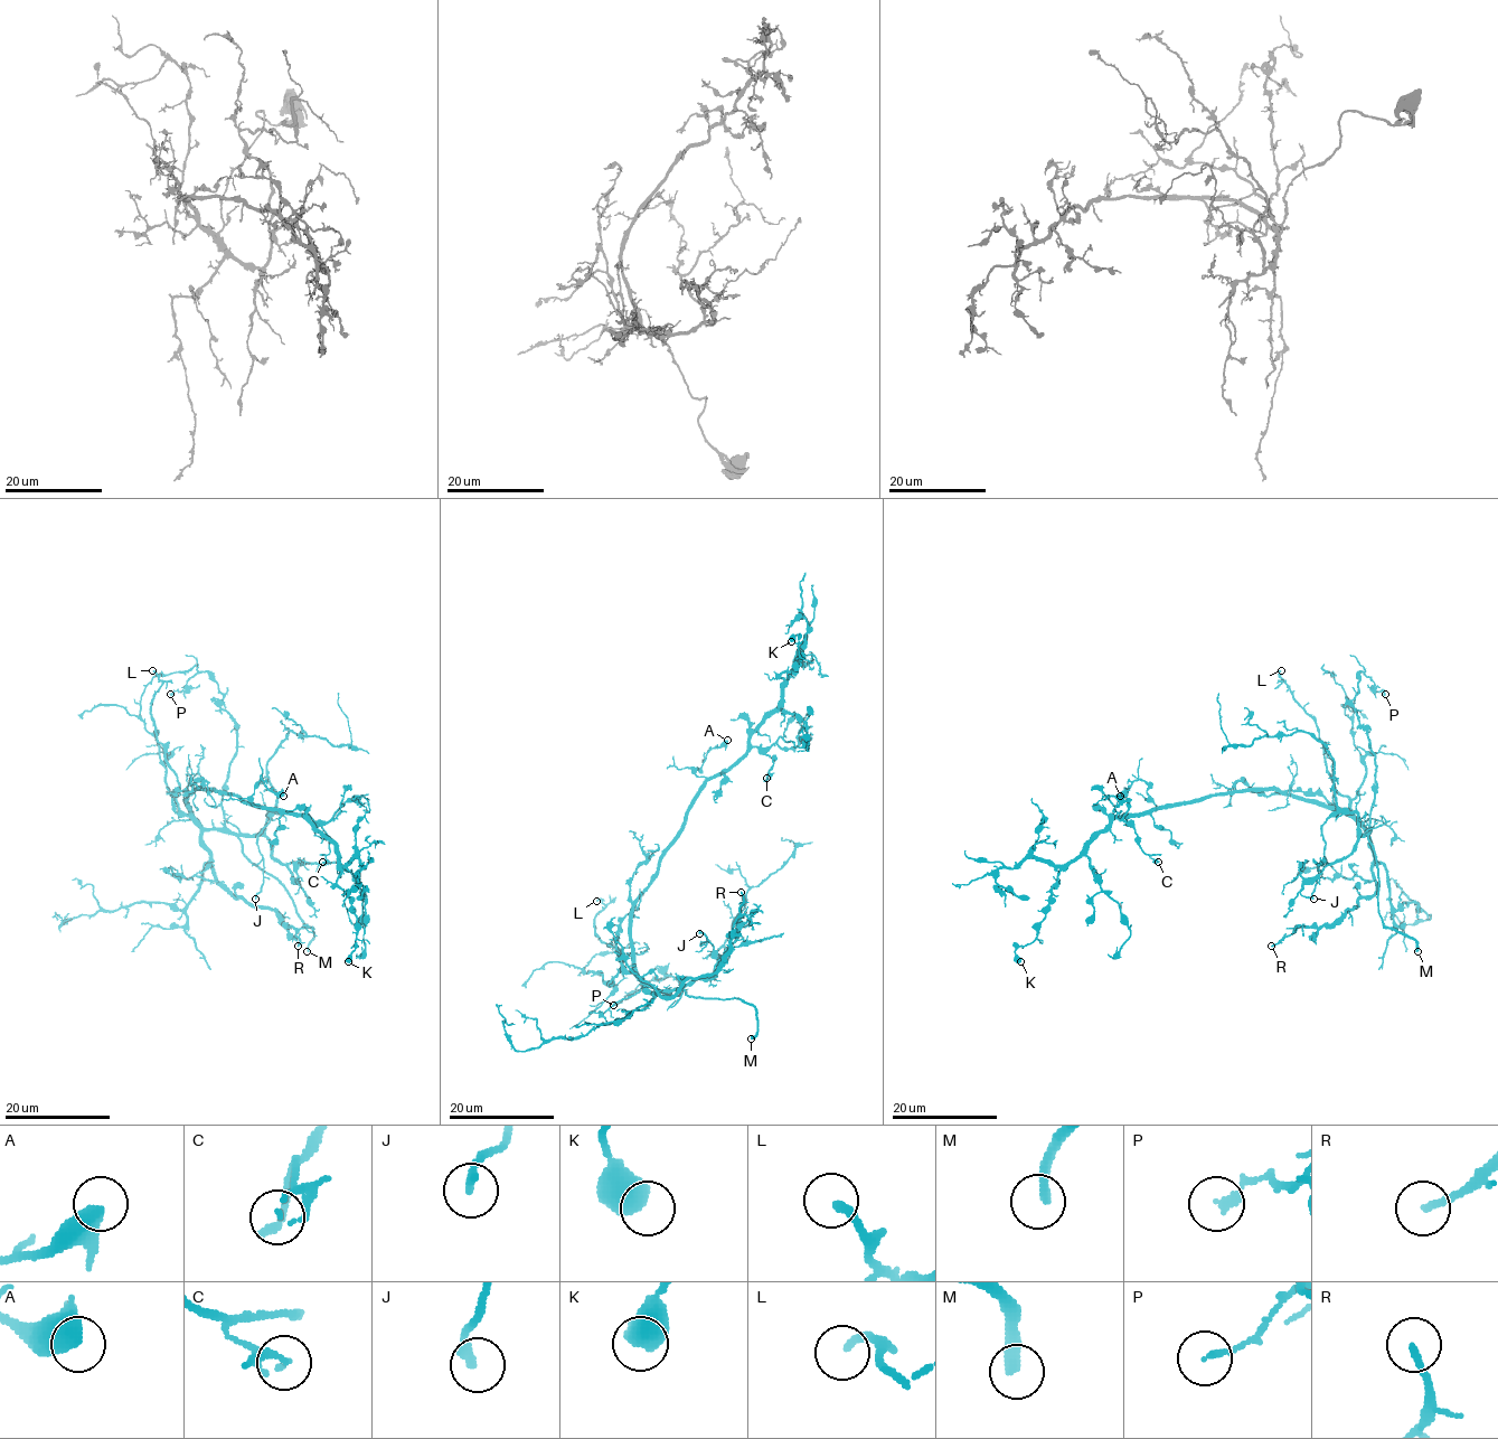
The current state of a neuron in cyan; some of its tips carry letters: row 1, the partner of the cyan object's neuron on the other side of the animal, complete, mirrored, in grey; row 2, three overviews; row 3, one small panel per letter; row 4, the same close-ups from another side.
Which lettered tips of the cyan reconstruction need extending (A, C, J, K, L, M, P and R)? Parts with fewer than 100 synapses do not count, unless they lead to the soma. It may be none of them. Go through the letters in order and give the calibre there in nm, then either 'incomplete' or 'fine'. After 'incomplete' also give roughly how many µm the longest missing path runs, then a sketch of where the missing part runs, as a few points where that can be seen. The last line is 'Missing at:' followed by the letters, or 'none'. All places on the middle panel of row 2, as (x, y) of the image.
A: 550 nm | fine
C: 90 nm | fine
J: 240 nm | fine
K: 650 nm | fine
L: 220 nm | fine
M: 320 nm | incomplete | 30 µm
P: 160 nm | fine
R: 170 nm | fine
Missing at: M

